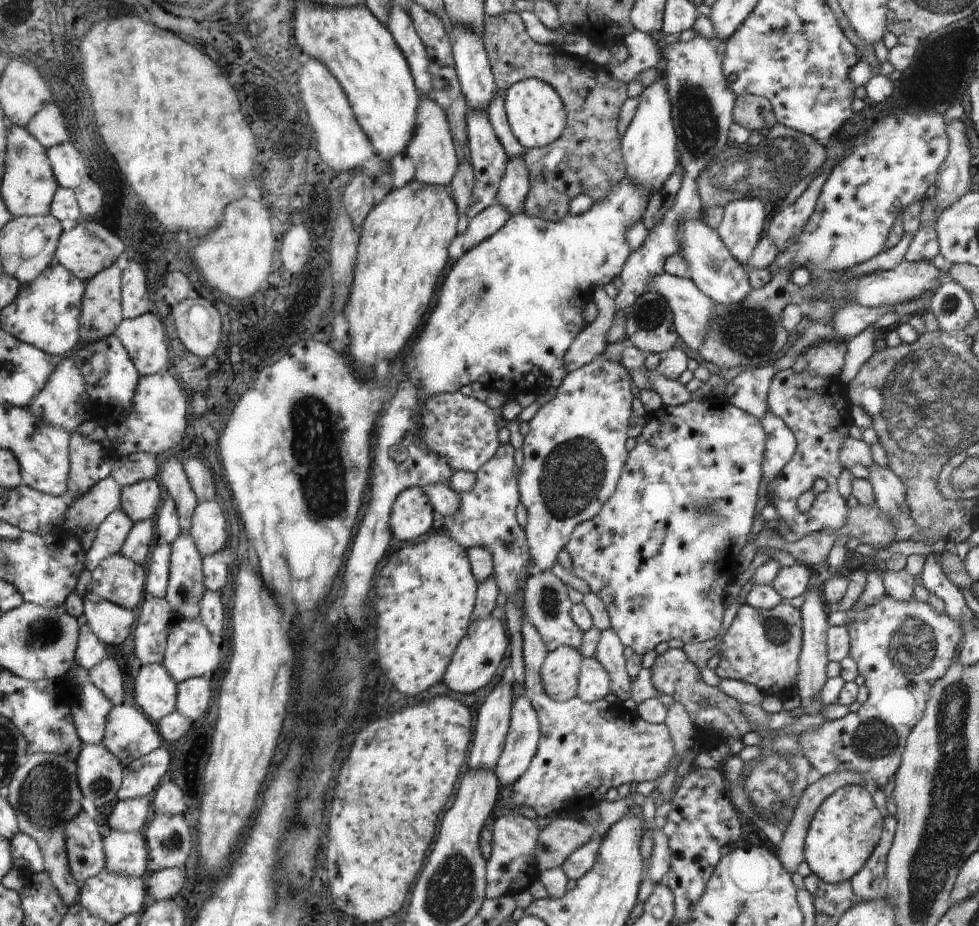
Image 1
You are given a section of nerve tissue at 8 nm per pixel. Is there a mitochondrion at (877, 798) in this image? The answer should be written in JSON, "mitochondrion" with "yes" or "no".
{"mitochondrion":"no"}

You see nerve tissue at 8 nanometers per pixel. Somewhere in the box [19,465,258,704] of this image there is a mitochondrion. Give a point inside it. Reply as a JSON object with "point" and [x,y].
{"point":[45,631]}

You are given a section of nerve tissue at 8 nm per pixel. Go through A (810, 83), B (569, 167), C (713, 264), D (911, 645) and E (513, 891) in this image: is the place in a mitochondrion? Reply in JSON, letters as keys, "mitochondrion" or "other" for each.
{"A":"other","B":"mitochondrion","C":"mitochondrion","D":"mitochondrion","E":"other"}

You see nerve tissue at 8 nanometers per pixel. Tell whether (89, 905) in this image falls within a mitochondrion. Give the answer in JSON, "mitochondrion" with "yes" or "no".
{"mitochondrion":"no"}

